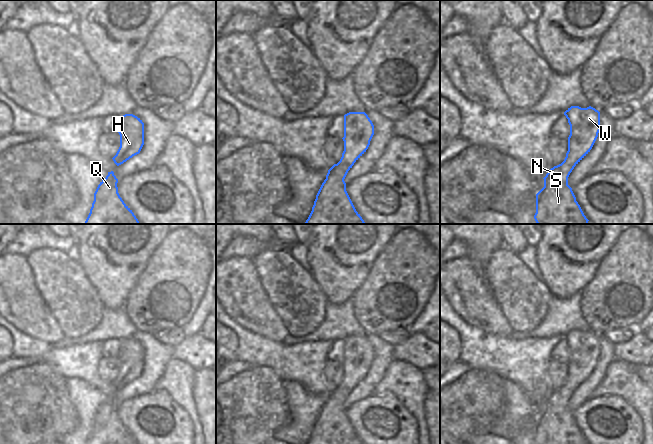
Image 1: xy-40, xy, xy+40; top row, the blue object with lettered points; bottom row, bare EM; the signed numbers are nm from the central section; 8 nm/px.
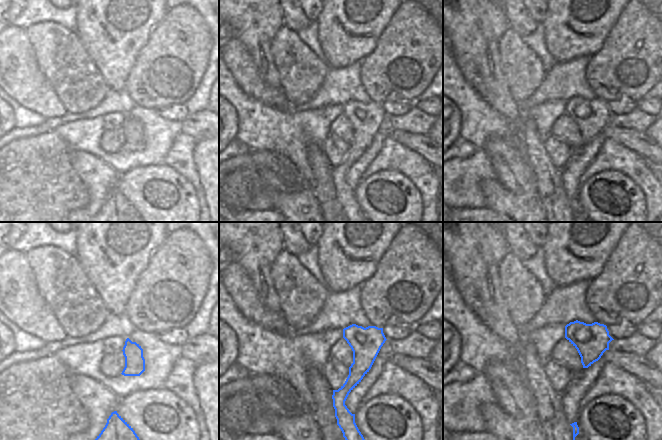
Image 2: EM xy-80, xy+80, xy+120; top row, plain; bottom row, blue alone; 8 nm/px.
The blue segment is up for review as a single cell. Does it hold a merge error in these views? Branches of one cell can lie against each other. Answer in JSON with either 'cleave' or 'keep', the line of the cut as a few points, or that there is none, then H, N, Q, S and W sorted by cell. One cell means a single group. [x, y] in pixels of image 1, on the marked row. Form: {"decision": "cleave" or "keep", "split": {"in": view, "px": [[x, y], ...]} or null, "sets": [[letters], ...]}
{"decision": "keep", "split": null, "sets": [["H", "N", "Q", "S", "W"]]}

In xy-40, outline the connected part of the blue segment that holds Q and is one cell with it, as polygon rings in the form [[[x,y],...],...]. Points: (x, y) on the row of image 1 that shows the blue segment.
[[[108,172],[94,193],[94,201],[84,224],[140,224],[120,197],[117,183],[114,172]]]

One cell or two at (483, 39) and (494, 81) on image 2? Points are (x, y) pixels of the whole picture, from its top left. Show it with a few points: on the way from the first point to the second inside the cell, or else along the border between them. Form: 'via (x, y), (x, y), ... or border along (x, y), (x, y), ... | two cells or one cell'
via (483, 49), (484, 71) | one cell

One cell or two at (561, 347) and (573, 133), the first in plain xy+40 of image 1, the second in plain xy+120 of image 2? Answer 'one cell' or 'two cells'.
one cell

